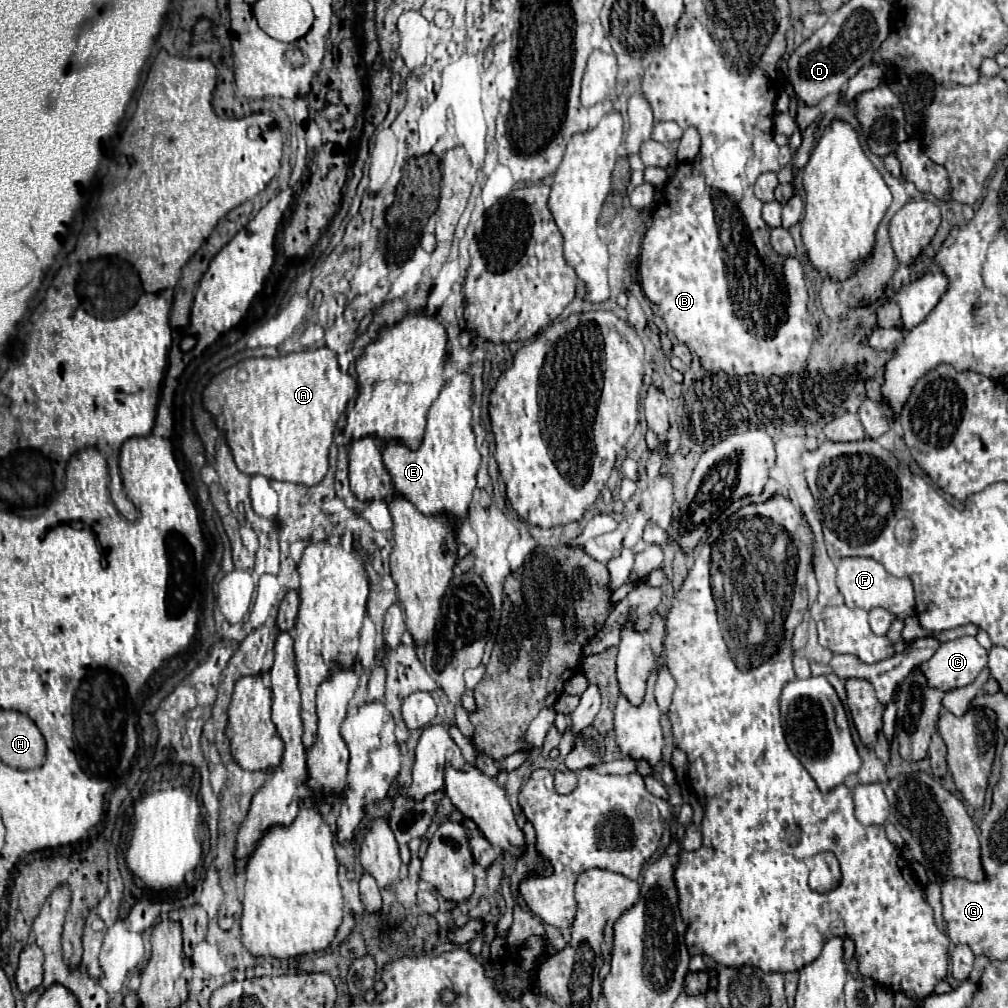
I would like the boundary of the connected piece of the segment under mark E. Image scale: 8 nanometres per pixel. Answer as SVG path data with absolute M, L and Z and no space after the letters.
M457 373L455 377L447 379L443 391L433 401L419 449L409 449L397 439L387 441L383 449L383 463L393 479L395 491L407 497L425 515L445 511L453 515L457 523L461 523L467 513L471 493L477 485L475 477L481 465L481 455L471 427L471 405L473 377L469 373Z

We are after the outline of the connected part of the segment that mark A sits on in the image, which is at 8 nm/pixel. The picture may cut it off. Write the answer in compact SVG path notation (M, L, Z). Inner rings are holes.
M309 349L281 357L255 357L239 361L237 365L215 375L203 391L203 407L215 419L215 427L227 437L235 465L241 473L263 475L273 481L287 481L295 485L319 485L329 467L329 449L339 415L345 412L347 401L357 393L353 377L343 373L337 355L327 349ZM245 369L247 379L239 381L237 371Z

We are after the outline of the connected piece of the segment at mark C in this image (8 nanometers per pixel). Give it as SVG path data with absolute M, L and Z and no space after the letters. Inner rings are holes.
M961 637L955 641L941 643L941 647L935 651L935 655L921 665L921 671L925 673L927 683L931 687L957 689L957 687L965 687L965 685L973 683L983 667L987 667L987 651L977 643L975 637Z

